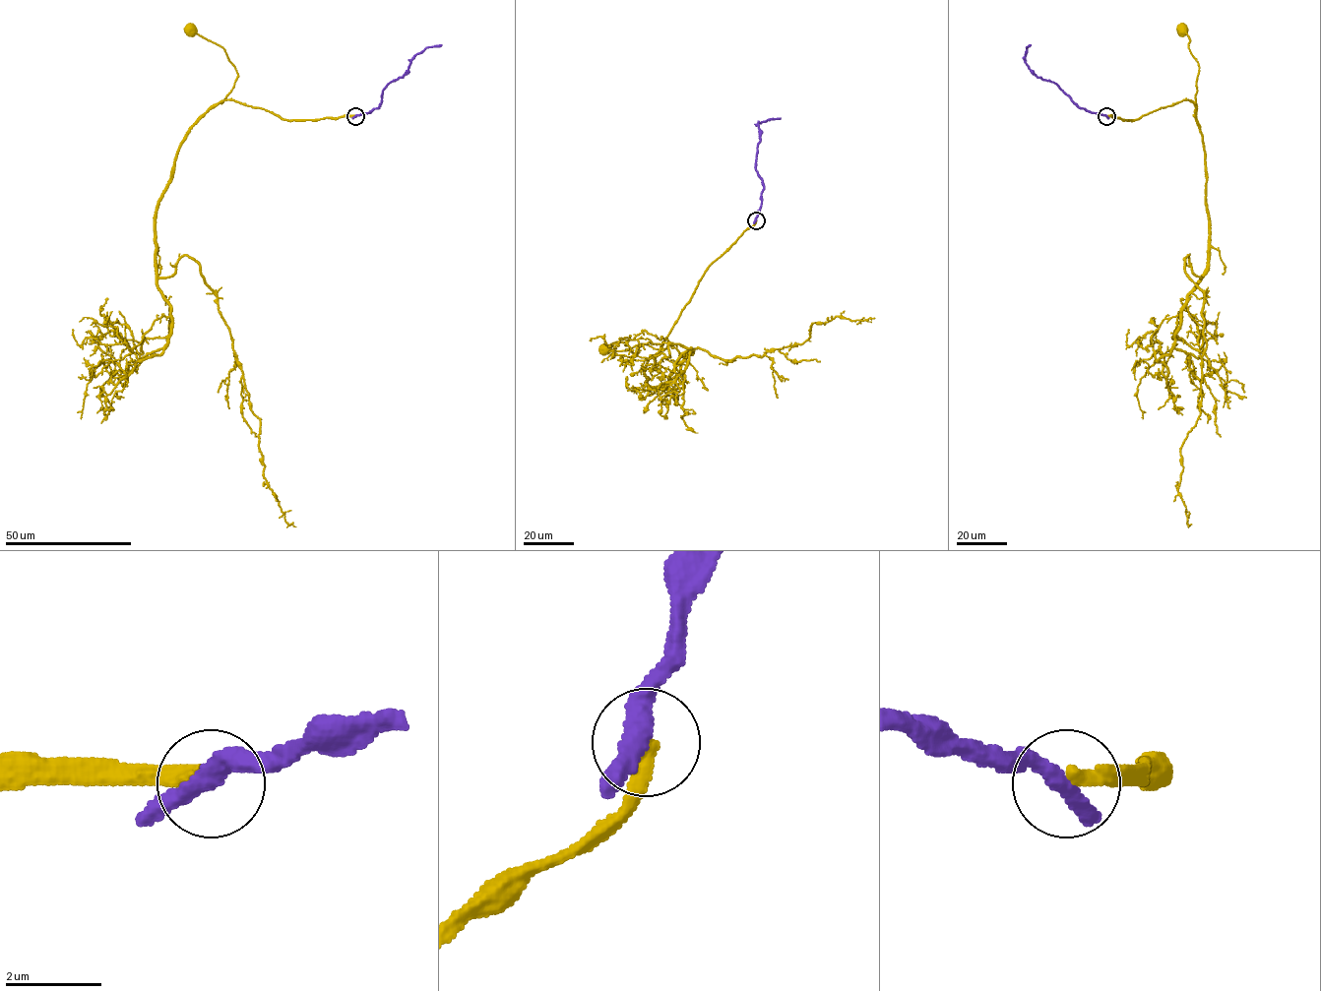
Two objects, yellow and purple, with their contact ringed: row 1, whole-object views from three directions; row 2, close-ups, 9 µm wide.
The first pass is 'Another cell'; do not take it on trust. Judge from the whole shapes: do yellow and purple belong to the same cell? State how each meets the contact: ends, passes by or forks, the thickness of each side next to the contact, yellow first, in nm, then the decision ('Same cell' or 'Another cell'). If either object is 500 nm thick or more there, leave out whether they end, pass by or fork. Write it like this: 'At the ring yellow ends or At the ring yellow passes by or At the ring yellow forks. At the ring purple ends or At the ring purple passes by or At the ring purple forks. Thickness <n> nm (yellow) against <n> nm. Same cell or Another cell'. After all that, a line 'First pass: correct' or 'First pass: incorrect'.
At the ring yellow ends. At the ring purple passes by. Thickness 320 nm (yellow) against 360 nm. Another cell
First pass: correct

